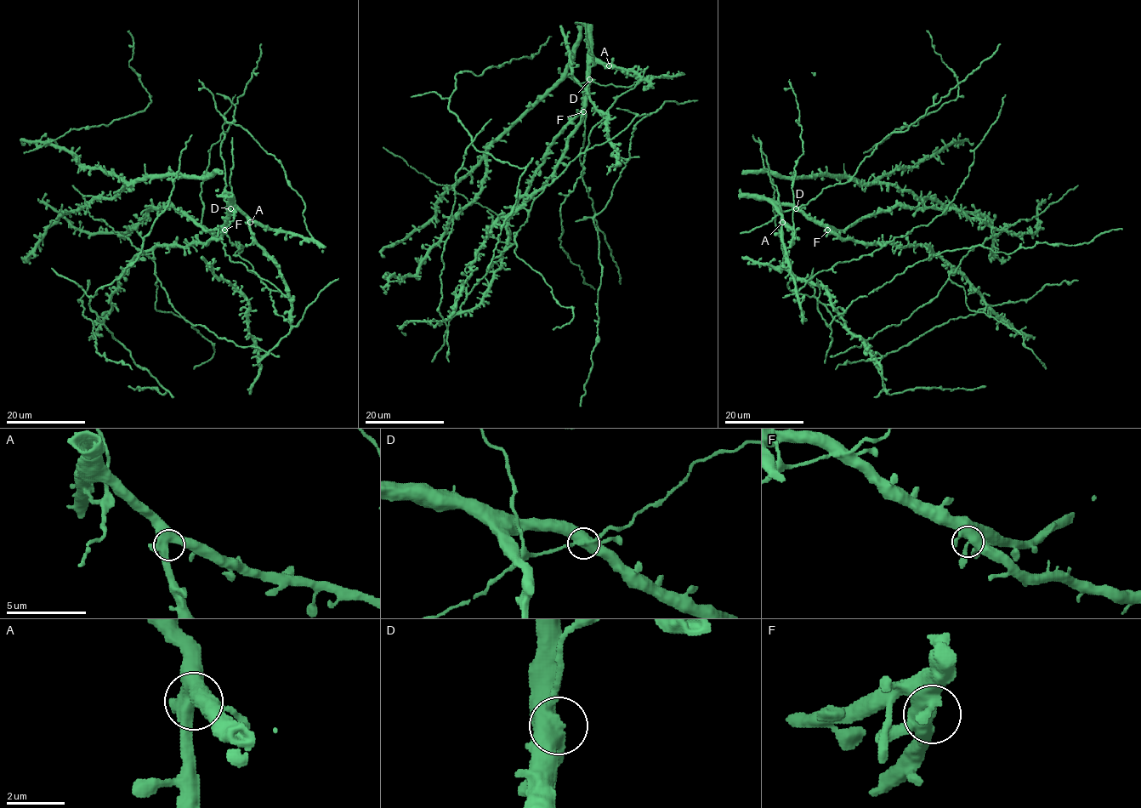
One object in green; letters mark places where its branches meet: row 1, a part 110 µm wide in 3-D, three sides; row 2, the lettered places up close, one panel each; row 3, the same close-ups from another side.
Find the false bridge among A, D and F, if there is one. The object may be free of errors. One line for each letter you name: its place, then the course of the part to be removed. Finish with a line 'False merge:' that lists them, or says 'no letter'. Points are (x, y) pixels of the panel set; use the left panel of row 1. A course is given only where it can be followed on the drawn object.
False merge: no letter

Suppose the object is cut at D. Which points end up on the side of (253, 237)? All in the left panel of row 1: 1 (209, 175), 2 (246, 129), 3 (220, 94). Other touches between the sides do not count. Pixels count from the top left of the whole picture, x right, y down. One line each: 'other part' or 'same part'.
1: same part
2: same part
3: other part

